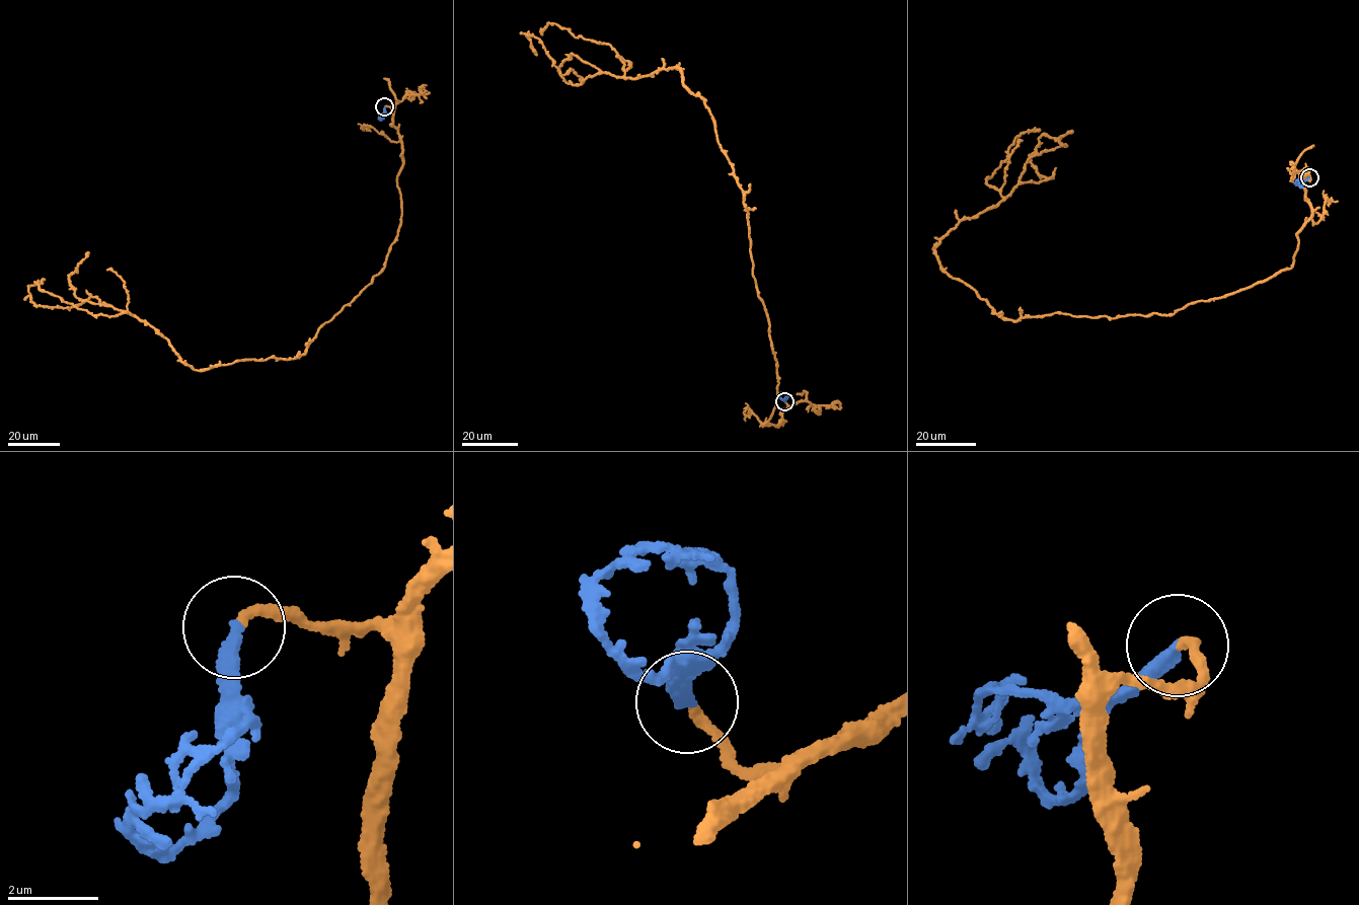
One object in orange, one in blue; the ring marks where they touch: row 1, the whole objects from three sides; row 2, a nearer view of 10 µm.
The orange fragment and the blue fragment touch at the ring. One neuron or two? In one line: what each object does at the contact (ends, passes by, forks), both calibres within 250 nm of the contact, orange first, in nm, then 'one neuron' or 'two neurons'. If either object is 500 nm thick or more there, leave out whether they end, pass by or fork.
orange ends | blue ends | 220/340 nm | one neuron

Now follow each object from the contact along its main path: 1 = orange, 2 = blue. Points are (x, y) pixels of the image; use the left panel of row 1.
1: (385, 106), (402, 152), (397, 235), (296, 358), (196, 370), (97, 298), (33, 304), (45, 279)
2: (384, 106), (381, 120)

